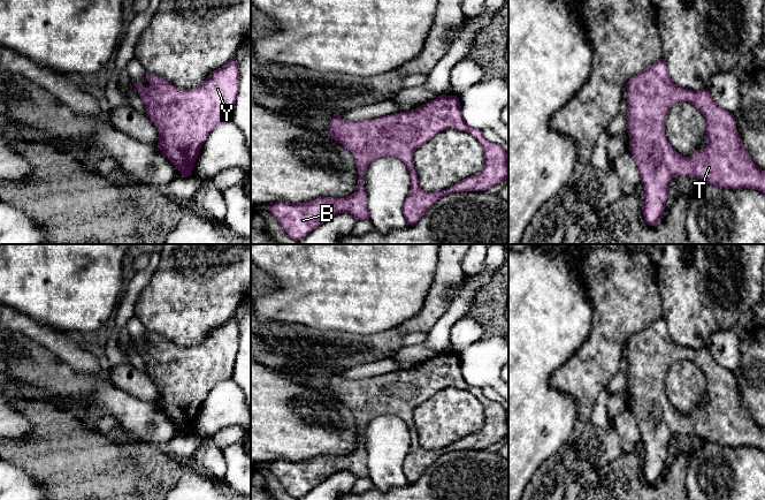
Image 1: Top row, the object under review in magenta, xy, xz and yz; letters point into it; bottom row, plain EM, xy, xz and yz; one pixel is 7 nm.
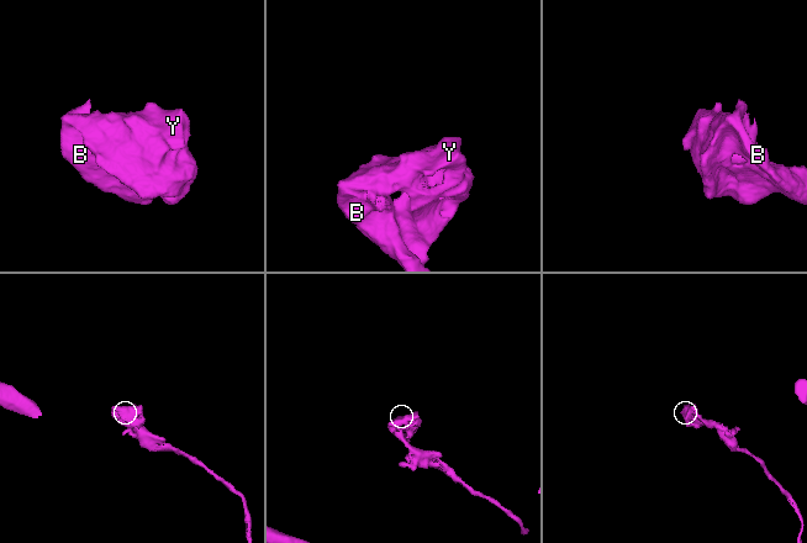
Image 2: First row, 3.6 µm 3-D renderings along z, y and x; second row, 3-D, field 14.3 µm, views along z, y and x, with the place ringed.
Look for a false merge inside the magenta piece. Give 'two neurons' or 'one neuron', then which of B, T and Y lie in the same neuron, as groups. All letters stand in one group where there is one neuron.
one neuron; B T Y

